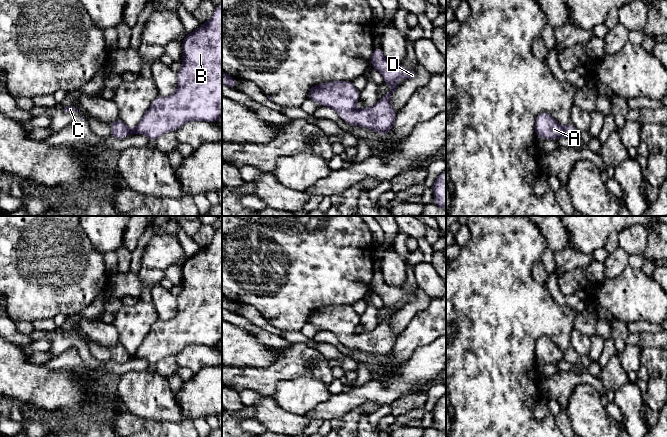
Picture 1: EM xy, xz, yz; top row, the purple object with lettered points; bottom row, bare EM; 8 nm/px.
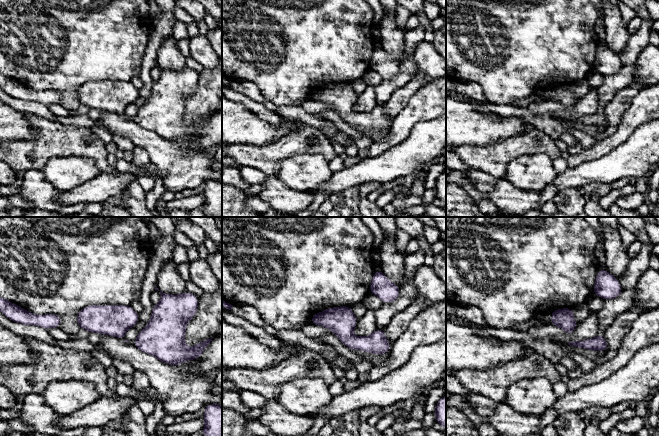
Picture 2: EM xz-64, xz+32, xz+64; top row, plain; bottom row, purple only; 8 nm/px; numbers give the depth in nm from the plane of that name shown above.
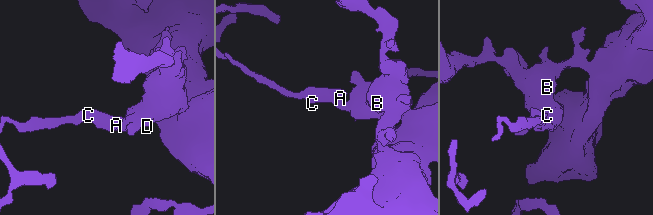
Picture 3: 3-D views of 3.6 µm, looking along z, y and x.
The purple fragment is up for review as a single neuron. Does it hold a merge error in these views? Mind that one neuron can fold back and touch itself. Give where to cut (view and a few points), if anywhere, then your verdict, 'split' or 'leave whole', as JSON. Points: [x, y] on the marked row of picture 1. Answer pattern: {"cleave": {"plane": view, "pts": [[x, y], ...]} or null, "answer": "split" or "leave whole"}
{"cleave": null, "answer": "leave whole"}

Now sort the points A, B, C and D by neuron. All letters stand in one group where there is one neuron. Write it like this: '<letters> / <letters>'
A B C D

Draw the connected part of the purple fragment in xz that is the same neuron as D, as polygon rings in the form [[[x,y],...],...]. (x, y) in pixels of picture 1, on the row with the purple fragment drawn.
[[[381,47],[373,50],[370,67],[382,74],[383,83],[391,86],[391,90],[370,108],[355,108],[360,92],[355,88],[353,81],[332,81],[315,85],[309,89],[307,98],[323,107],[334,109],[349,125],[361,126],[386,135],[392,131],[399,113],[394,111],[391,105],[391,96],[398,88],[398,80],[401,77],[405,80],[415,79],[417,73],[415,70],[405,69],[401,64],[389,62],[384,57]]]

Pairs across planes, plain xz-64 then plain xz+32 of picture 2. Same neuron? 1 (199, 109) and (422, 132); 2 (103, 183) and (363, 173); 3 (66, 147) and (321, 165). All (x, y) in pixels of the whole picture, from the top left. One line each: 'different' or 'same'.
1: different
2: same
3: different

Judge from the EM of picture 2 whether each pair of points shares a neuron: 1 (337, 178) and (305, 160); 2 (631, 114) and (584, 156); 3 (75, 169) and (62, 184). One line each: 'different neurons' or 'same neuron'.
1: different neurons
2: same neuron
3: same neuron

